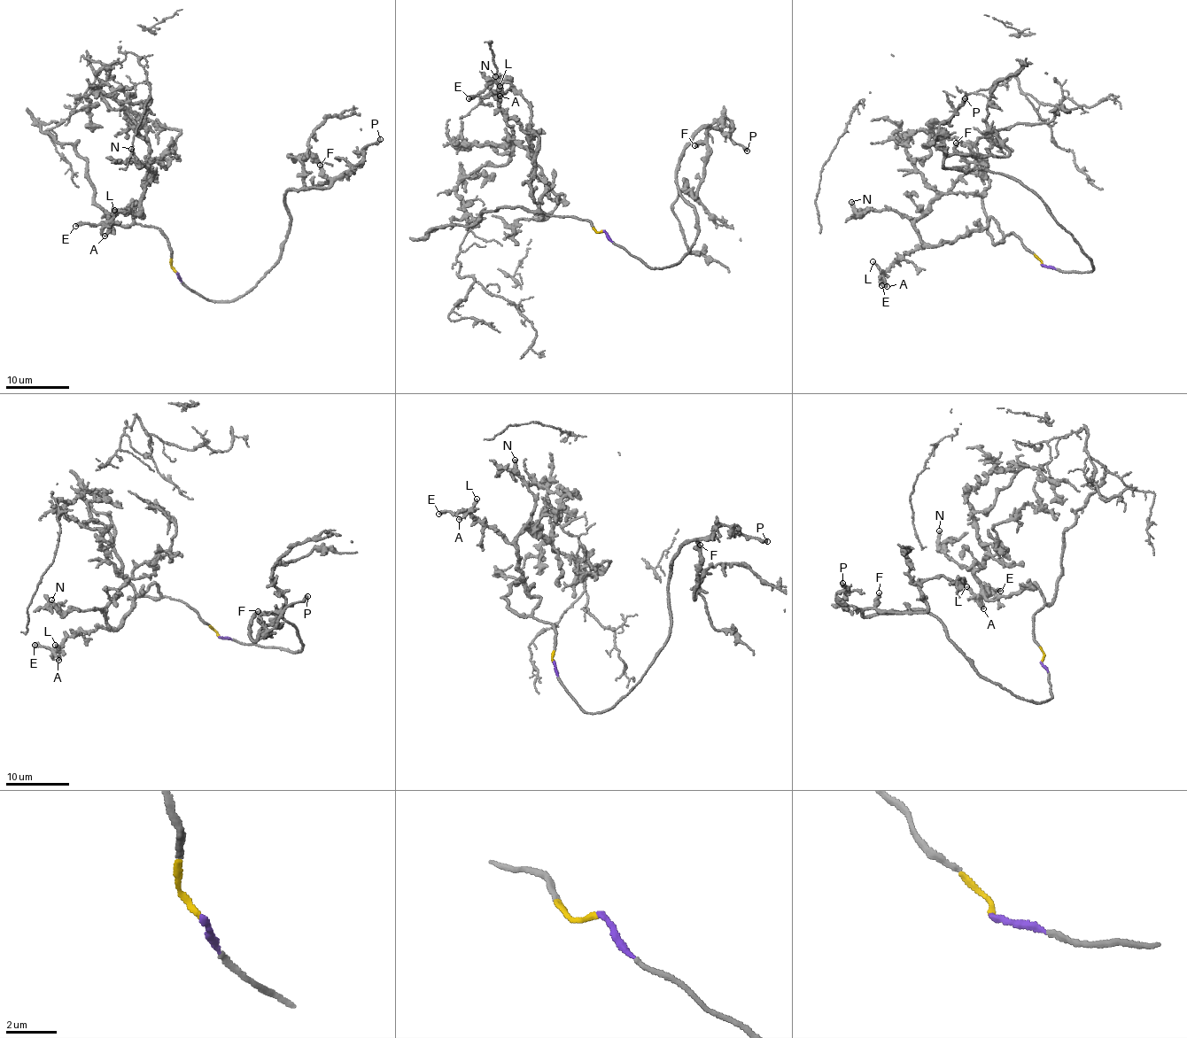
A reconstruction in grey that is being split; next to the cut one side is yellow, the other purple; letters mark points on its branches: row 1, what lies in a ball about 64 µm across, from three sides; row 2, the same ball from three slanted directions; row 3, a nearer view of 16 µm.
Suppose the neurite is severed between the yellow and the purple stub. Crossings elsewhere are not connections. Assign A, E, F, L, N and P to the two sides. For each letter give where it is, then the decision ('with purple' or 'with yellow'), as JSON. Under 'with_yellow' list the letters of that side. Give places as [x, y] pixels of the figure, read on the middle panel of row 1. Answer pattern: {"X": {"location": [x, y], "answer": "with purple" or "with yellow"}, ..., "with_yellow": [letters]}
{"A": {"location": [500, 96], "answer": "with yellow"}, "E": {"location": [469, 98], "answer": "with yellow"}, "F": {"location": [694, 145], "answer": "with purple"}, "L": {"location": [500, 86], "answer": "with yellow"}, "N": {"location": [495, 76], "answer": "with yellow"}, "P": {"location": [747, 151], "answer": "with purple"}, "with_yellow": ["A", "E", "L", "N"]}

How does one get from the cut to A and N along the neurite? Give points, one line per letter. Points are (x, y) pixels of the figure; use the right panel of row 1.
A: (1042, 264), (992, 219), (953, 240), (907, 251), (885, 273), (886, 287)
N: (1042, 264), (992, 219), (953, 240), (927, 244), (896, 212), (859, 213), (850, 202)

